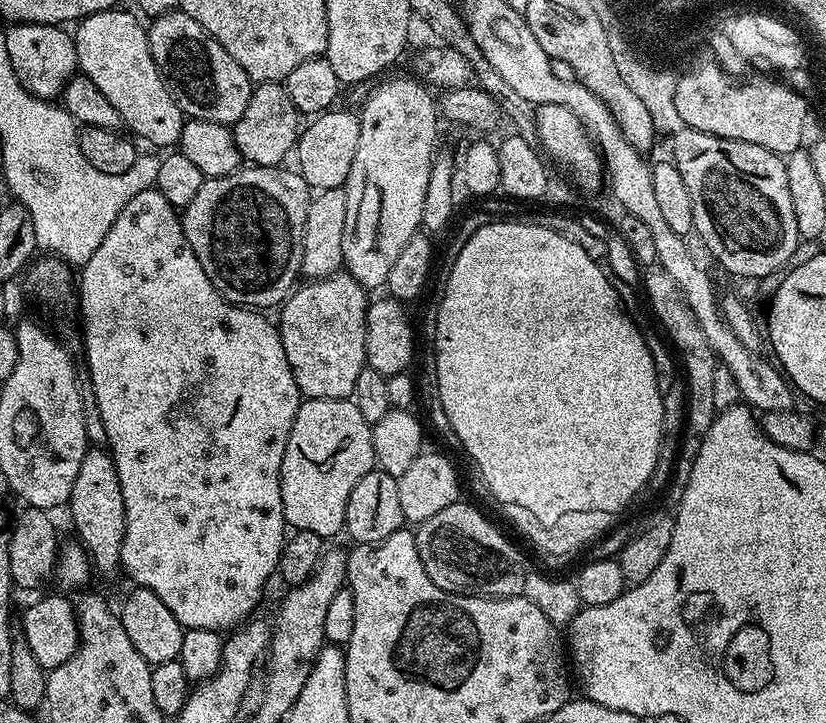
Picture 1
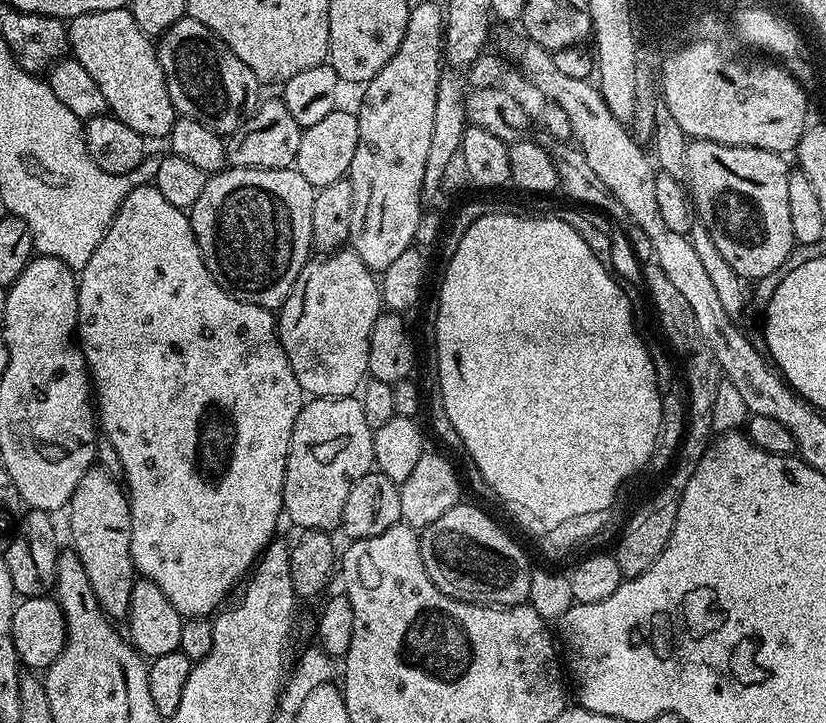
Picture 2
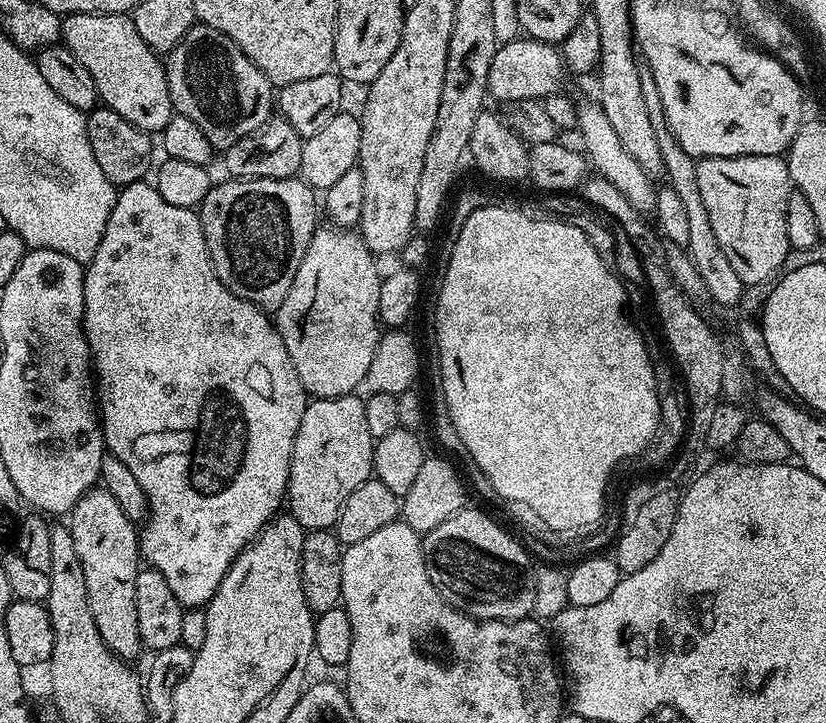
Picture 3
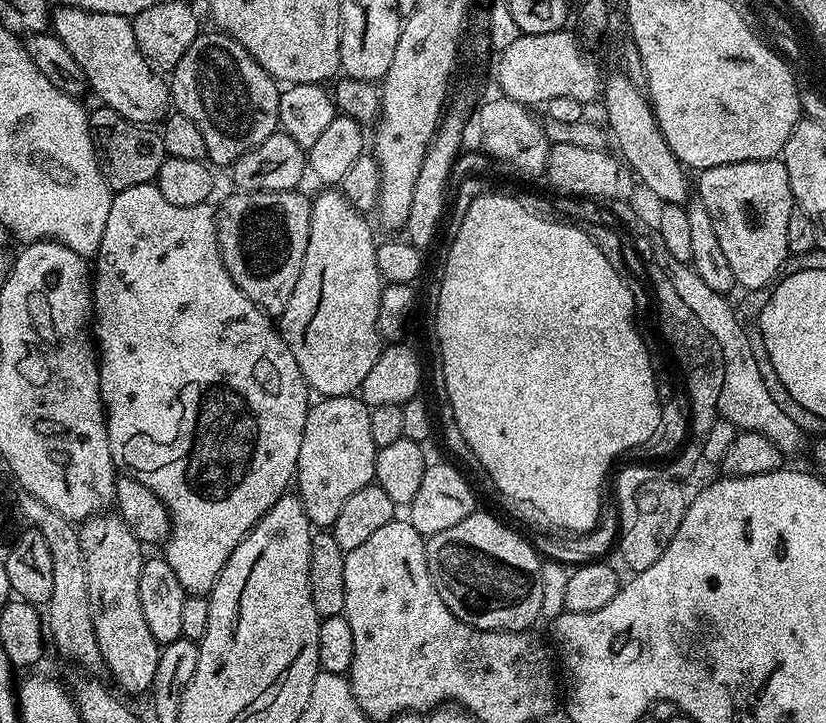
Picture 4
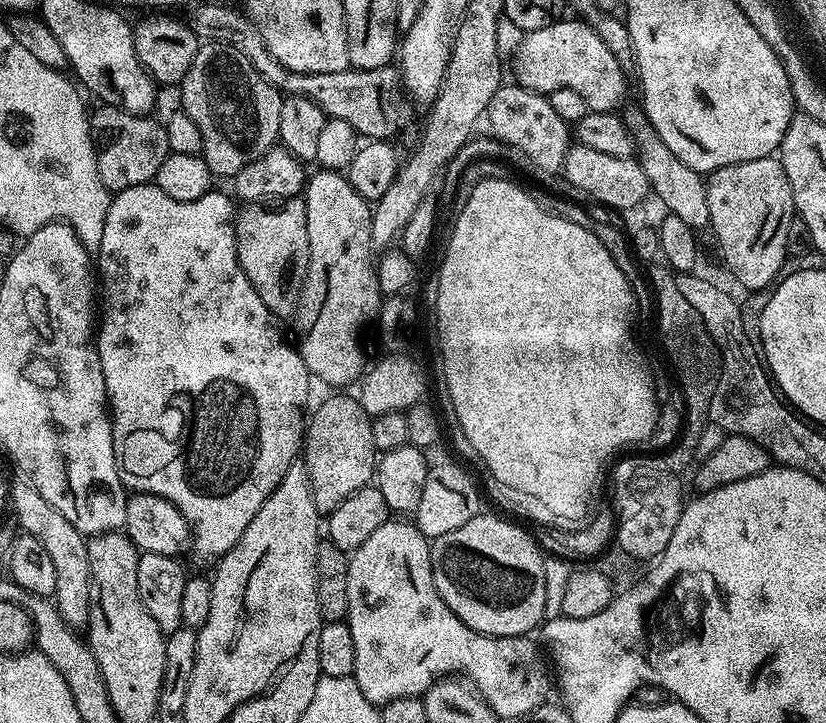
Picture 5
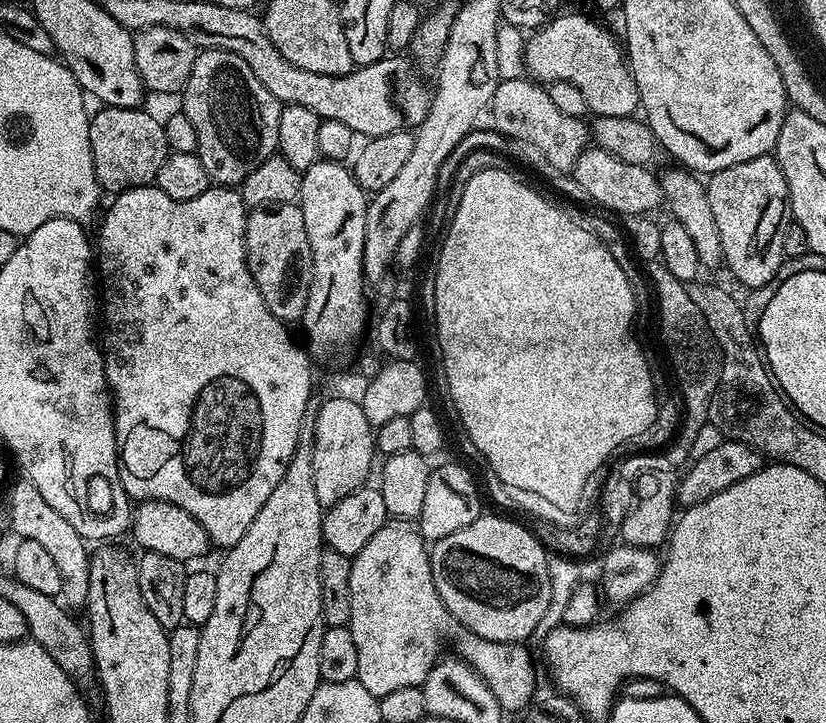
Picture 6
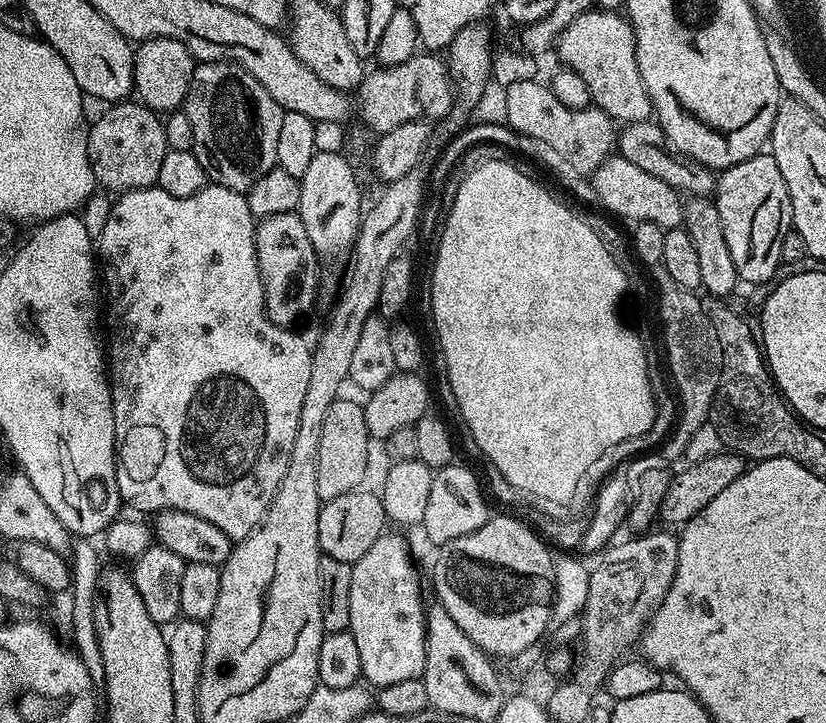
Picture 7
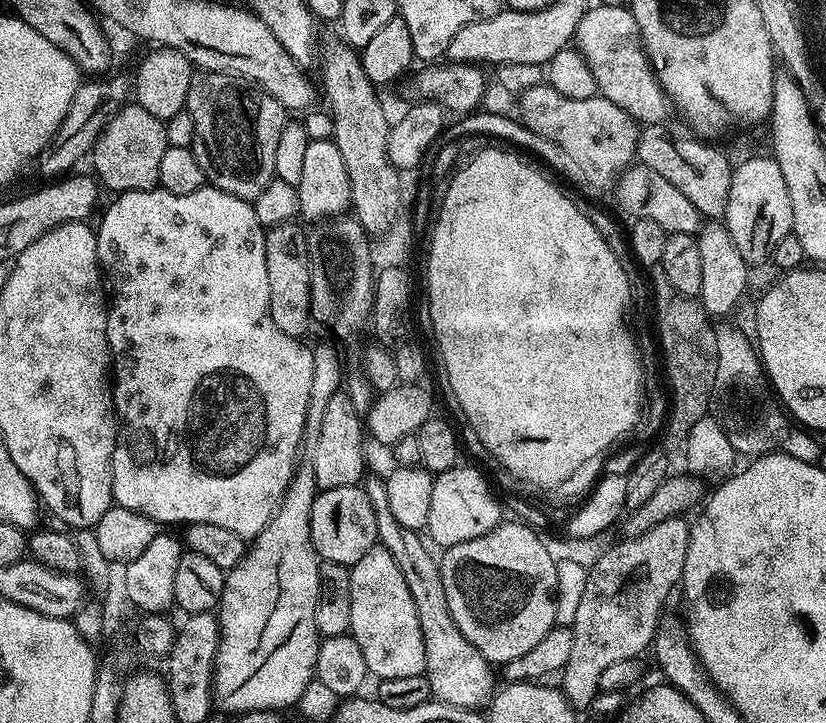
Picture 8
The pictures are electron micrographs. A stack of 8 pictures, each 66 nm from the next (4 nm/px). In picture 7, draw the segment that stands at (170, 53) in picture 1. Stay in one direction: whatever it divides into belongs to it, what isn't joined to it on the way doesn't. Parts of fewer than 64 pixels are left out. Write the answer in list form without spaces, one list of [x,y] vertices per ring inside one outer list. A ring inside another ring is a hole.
[[[229,60],[197,63],[182,110],[194,126],[192,152],[211,183],[247,193],[262,174],[277,167],[278,134],[285,111],[266,94],[262,82],[242,66]]]

